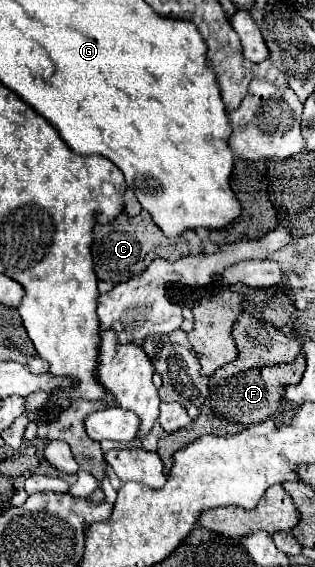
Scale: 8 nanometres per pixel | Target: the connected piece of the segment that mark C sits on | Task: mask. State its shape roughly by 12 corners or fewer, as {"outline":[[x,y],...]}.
{"outline":[[148,211],[94,227],[100,281],[140,275],[156,257],[202,253],[194,231],[166,237]]}

